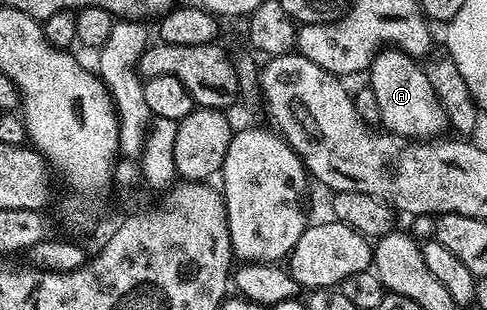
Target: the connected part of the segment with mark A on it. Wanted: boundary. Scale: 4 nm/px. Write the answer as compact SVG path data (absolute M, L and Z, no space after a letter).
M382 49L369 65L367 86L375 93L381 114L379 123L385 126L382 128L386 132L405 141L429 141L440 136L441 130L446 130L447 120L441 106L437 104L431 81L427 81L424 70L413 63L416 62L412 55L396 49Z

